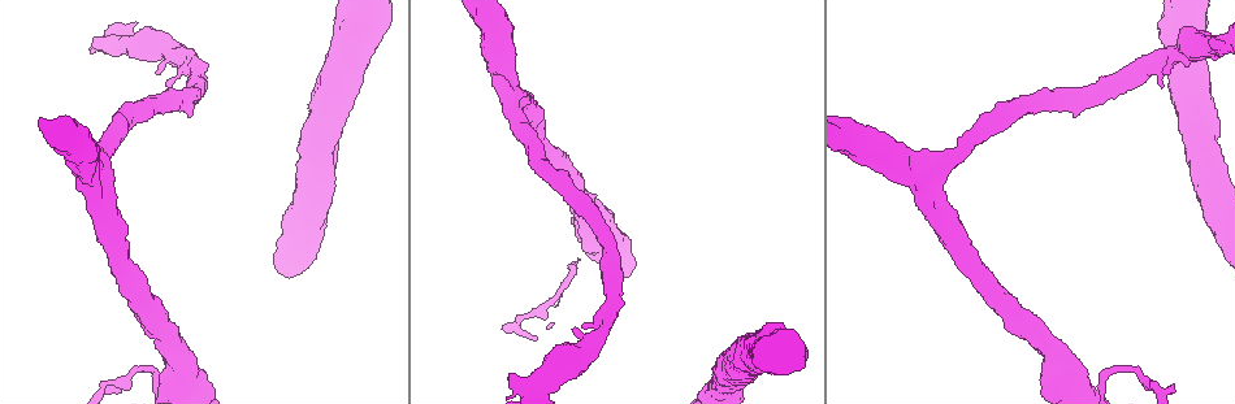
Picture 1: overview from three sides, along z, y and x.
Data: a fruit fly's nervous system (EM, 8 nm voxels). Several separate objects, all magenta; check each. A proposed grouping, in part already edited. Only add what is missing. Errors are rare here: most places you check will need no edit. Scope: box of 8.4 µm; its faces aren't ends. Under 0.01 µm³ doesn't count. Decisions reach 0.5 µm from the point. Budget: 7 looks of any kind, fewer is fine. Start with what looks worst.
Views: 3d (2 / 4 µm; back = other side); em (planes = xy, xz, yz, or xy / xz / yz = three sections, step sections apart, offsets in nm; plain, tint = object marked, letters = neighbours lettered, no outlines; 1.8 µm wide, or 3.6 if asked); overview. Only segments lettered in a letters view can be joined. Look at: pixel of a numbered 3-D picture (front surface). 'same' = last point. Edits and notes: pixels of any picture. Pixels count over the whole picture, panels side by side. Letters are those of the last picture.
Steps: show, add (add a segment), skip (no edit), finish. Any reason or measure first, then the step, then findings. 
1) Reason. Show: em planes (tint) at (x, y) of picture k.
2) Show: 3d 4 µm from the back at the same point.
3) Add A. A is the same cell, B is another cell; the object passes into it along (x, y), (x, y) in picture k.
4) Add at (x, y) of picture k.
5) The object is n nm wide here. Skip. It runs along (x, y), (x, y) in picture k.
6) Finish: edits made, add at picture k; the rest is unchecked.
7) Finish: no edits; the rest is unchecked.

Sharp bend. Show: em planes (letters) at (526, 313) of picture 1.

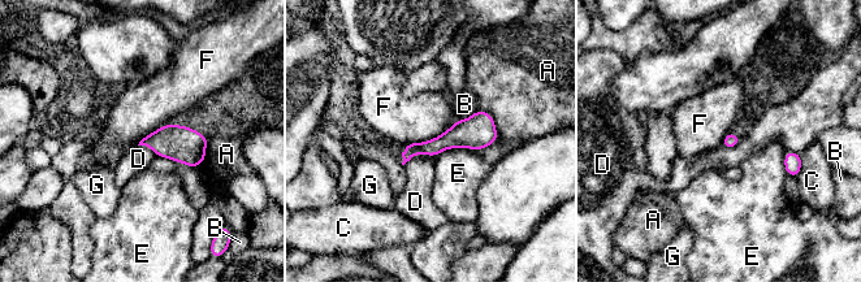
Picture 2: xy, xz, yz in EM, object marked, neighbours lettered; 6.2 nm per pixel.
The object is 90 nm wide here. Skip. A, B, C, D, E, F and G are other cells; it runs along (494, 135), (457, 135), (406, 157) in picture 2; none of them fits.

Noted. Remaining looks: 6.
Free end. Show: 3d 2 µm at (1211, 45) of picture 1.

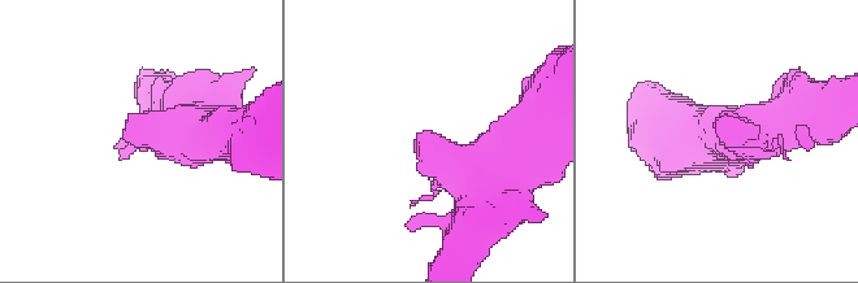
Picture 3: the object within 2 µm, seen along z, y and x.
Show: em yz step 8 (letters) at (416, 135) of picture 3.

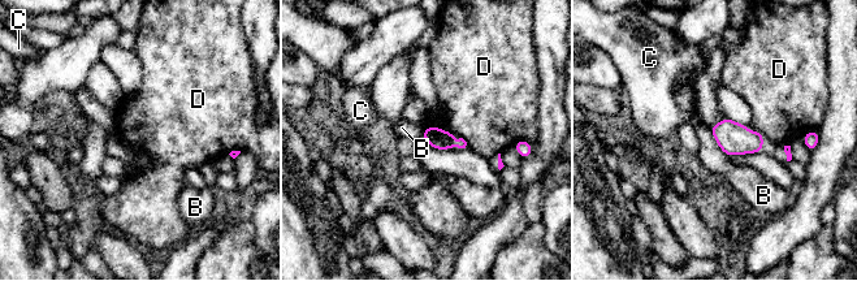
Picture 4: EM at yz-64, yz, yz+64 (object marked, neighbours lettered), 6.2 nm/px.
Another direction. Show: em planes (letters) at the same point.

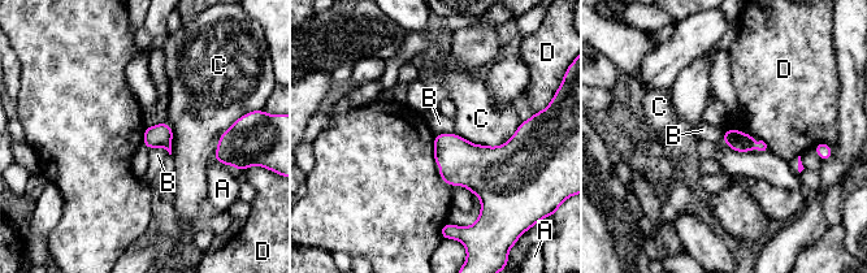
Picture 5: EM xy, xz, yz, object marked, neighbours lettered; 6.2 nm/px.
The longest contact is with C, 420 nm. Skip. A, B, C and D are other cells; a border runs along (723, 130), (736, 128), (753, 137) in picture 5; none of them fits.

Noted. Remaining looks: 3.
An open end. Show: em planes (letters) at (1163, 84) of picture 1.

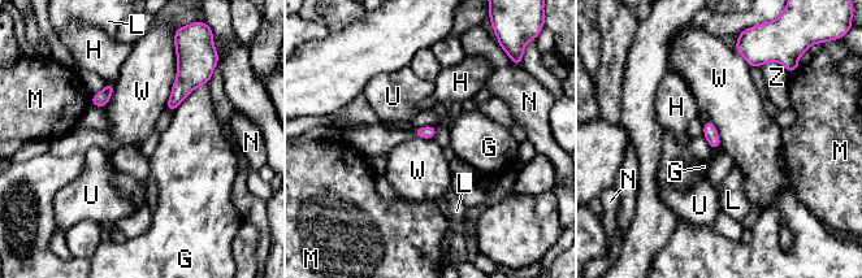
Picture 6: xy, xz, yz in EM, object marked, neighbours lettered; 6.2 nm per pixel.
Skip. G, H, L, M, N, U, W and Z are other cells; a border runs along (177, 59), (177, 77), (164, 109) in picture 6; none of them fits.

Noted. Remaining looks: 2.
Finish: no edits; the rest is unchecked.

